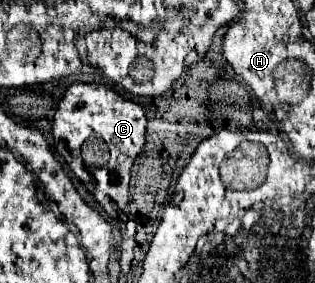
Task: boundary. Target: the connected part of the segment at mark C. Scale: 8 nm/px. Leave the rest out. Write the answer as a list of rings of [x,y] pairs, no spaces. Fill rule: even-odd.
[[[79,83],[79,85],[71,85],[67,89],[67,93],[63,95],[55,119],[53,119],[53,127],[69,127],[71,133],[75,133],[73,129],[85,131],[85,135],[77,135],[75,139],[65,139],[67,143],[67,151],[71,155],[65,155],[65,159],[69,157],[69,167],[75,173],[75,177],[85,185],[85,189],[95,197],[95,201],[99,205],[103,205],[103,211],[111,217],[111,219],[121,219],[121,217],[129,217],[131,215],[131,205],[129,205],[129,173],[133,167],[135,157],[139,155],[139,151],[145,145],[145,127],[147,127],[147,117],[141,105],[123,99],[121,95],[117,95],[115,91],[103,87],[103,85],[95,85],[95,83]],[[89,137],[99,137],[107,143],[109,151],[111,151],[111,159],[109,163],[99,169],[99,171],[91,171],[83,167],[83,161],[79,157],[79,149],[83,145],[85,139]]]

